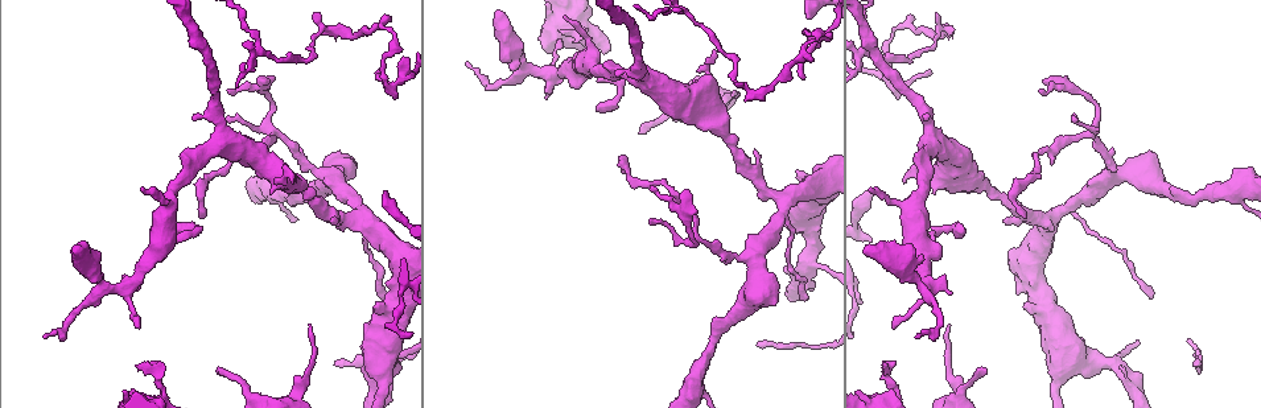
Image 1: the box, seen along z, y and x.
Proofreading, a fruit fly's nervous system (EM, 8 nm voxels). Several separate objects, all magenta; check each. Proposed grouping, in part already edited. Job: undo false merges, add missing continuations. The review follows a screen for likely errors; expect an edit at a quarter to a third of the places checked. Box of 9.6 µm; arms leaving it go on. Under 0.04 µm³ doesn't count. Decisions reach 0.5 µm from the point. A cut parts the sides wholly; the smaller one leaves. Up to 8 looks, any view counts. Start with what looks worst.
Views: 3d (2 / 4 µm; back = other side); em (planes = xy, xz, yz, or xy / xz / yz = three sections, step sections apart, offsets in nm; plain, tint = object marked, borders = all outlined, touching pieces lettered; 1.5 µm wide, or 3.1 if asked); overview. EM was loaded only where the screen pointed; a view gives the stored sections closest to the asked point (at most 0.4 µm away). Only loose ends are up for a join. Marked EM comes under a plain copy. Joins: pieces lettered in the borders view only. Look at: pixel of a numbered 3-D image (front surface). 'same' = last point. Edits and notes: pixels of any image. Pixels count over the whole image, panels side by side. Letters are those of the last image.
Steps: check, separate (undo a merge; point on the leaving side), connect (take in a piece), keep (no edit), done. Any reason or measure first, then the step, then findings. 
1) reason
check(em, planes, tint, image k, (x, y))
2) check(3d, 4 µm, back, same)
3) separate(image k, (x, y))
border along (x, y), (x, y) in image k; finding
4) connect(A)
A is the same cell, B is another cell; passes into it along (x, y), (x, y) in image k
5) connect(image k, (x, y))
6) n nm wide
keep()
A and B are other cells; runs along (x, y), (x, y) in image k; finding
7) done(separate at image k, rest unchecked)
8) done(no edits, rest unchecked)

an open end
check(em, xz, step 4, borders, image 1, (1026, 217))

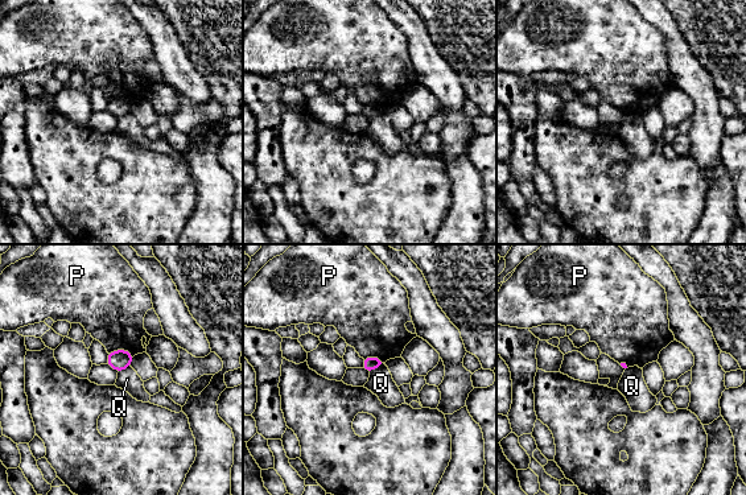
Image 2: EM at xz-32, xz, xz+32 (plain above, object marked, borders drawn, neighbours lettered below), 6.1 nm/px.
keep()
P and Q are other cells; border along (383, 363), (370, 372) in image 2; no lettered piece goes on from it

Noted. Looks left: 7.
free end
check(em, planes, borders, image 1, (733, 96))

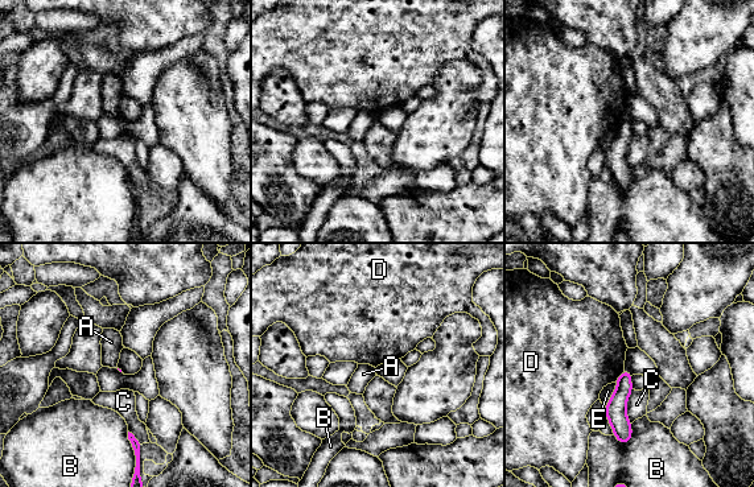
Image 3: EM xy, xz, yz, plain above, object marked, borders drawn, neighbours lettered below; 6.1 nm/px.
keep()
A, B, C, D and E are other cells; runs along (626, 375), (619, 397), (623, 440) in image 3; none of them fits

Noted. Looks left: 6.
free end
check(em, xz, step 8, tint, image 1, (930, 71))

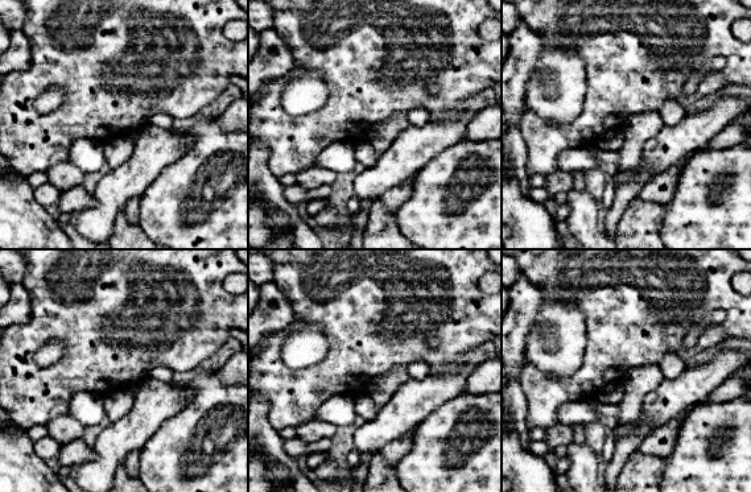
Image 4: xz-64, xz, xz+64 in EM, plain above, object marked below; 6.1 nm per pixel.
another direction
check(em, planes, borders, same)

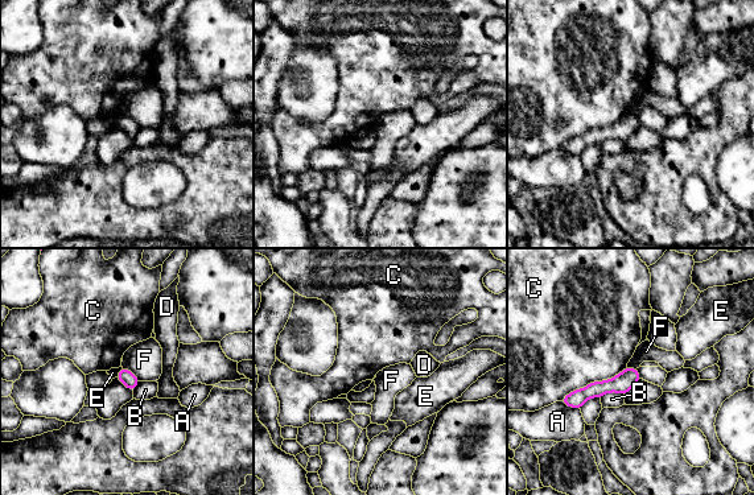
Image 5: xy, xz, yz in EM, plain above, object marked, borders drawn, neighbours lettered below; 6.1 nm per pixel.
keep()
A, B, C, D, E and F are other cells; runs along (635, 375), (567, 400) in image 5; no lettered piece goes on from it

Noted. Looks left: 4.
done(no edits, rest unchecked)

